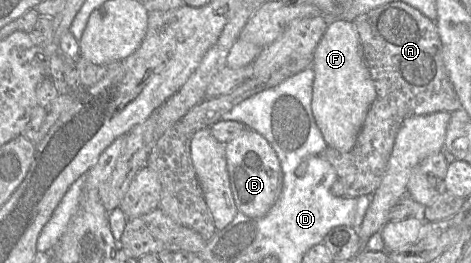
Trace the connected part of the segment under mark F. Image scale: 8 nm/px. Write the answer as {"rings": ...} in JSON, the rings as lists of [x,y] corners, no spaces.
{"rings":[[[330,19],[318,43],[311,67],[315,77],[311,108],[328,147],[349,152],[355,145],[367,113],[376,98],[376,90],[363,57],[358,32],[353,22]]]}

